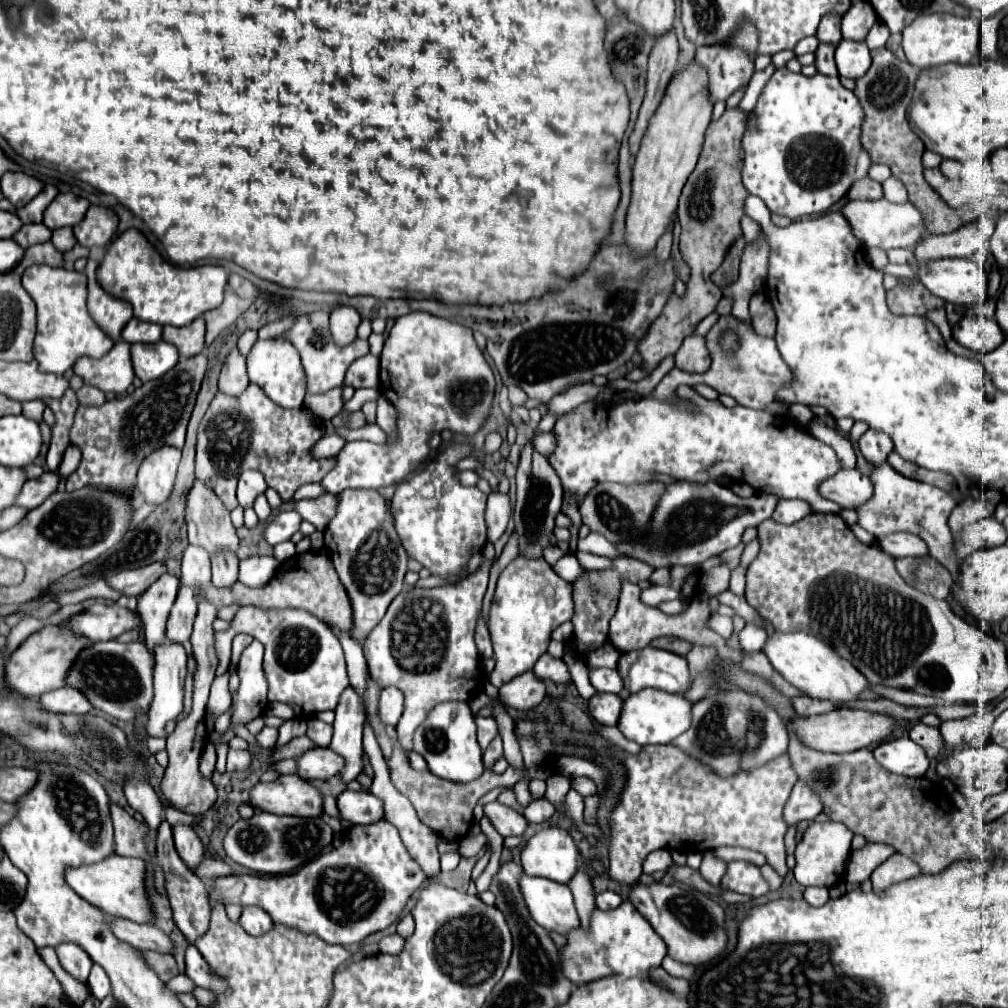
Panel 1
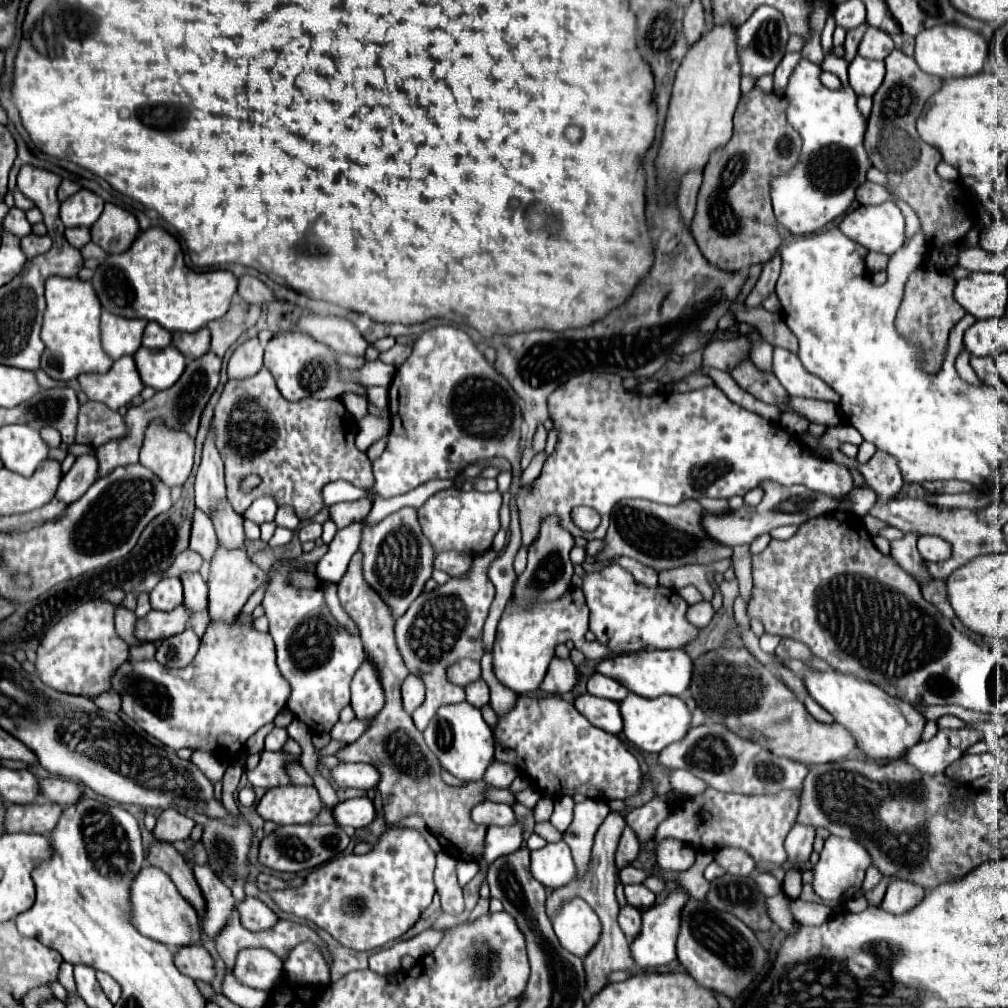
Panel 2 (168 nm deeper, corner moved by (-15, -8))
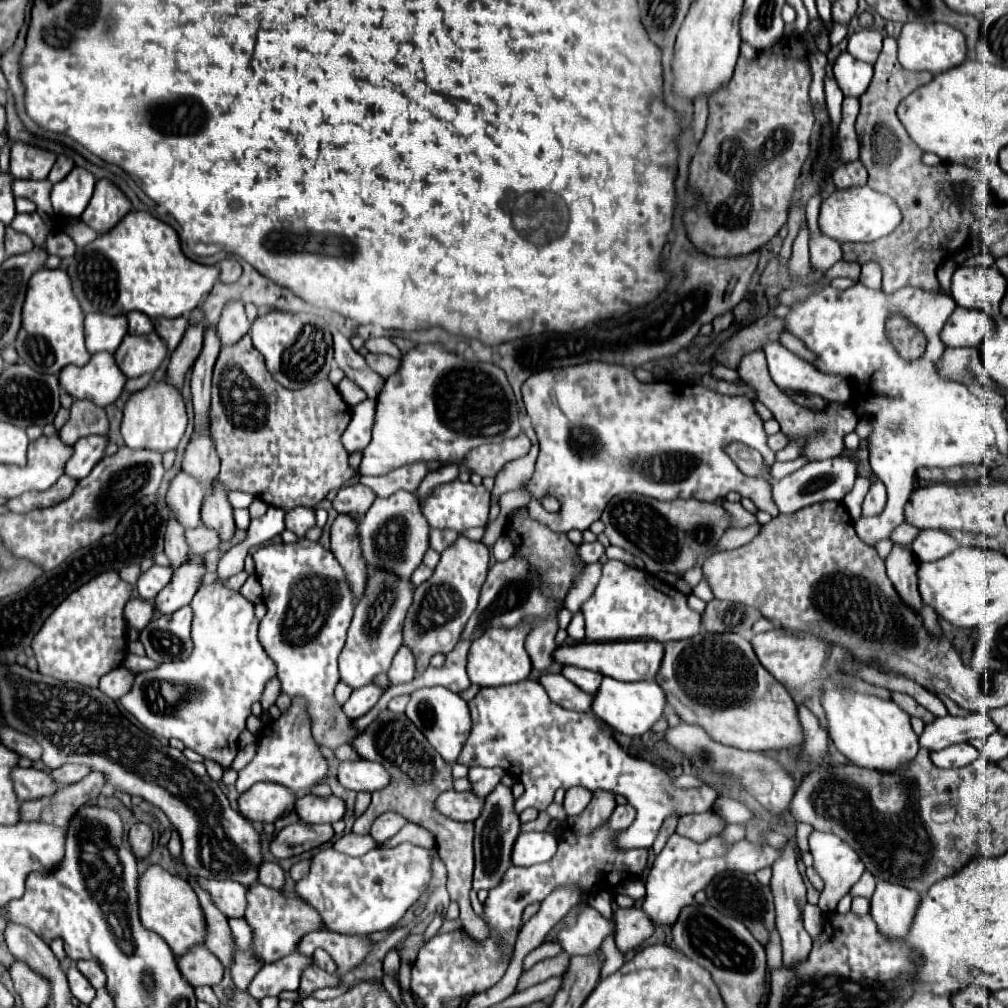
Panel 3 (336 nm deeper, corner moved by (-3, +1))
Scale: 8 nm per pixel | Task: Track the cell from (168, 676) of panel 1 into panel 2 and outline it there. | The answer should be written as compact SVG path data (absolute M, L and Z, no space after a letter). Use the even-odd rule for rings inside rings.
M185 629L175 637L161 641L157 649L157 661L163 667L187 667L199 649L199 637L193 629Z

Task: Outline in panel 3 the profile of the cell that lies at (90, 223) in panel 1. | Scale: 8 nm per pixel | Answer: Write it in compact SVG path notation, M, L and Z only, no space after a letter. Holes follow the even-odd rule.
M99 180L95 184L95 192L89 206L81 214L81 220L91 226L97 234L105 234L113 230L121 222L121 218L129 214L129 210L129 198L109 180Z

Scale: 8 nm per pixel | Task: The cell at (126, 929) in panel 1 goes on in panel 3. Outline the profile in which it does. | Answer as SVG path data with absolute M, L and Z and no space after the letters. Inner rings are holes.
M191 946L185 954L175 958L179 972L193 986L215 986L223 978L223 964L205 946Z

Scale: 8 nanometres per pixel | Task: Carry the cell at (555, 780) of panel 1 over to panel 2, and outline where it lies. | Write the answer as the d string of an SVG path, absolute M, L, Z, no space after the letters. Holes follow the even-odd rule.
M585 799L583 803L575 803L575 819L563 833L563 841L573 851L577 879L583 879L587 875L593 835L609 811L611 809L603 799Z

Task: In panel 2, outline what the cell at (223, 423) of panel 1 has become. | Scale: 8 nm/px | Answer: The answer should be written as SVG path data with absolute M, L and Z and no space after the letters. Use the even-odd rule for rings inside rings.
M261 367L261 371L249 379L239 379L239 381L229 379L225 383L225 389L215 407L213 425L217 431L219 453L225 463L227 499L231 501L231 505L237 513L243 513L257 497L269 495L277 501L277 505L293 507L299 521L307 523L325 507L321 491L327 483L343 479L343 481L349 481L351 485L363 487L363 489L369 489L375 483L369 457L355 447L357 421L345 409L343 401L341 399L323 399L321 401L321 399L307 397L303 401L291 403L279 393L275 379L267 367ZM249 473L257 473L261 477L261 487L253 489L249 495L243 495L239 491L239 481Z

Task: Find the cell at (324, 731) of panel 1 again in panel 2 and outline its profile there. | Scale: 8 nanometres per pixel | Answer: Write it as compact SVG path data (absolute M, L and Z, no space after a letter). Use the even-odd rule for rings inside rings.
M353 719L353 721L349 721L349 723L341 723L341 721L339 721L339 723L333 727L331 737L333 737L333 739L347 741L347 743L353 743L353 741L357 741L357 739L367 731L367 727L369 727L369 723L363 721L363 719Z

